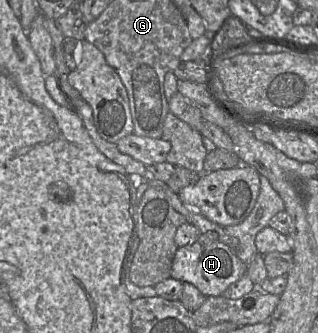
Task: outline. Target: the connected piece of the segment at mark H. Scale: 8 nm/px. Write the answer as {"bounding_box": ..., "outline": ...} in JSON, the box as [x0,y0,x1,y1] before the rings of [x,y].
{"bounding_box":[171,233,247,297],"outline":[[[214,233],[200,234],[195,242],[177,249],[171,277],[195,286],[205,297],[221,296],[233,283],[246,274],[247,266],[232,249],[218,242]]]}

